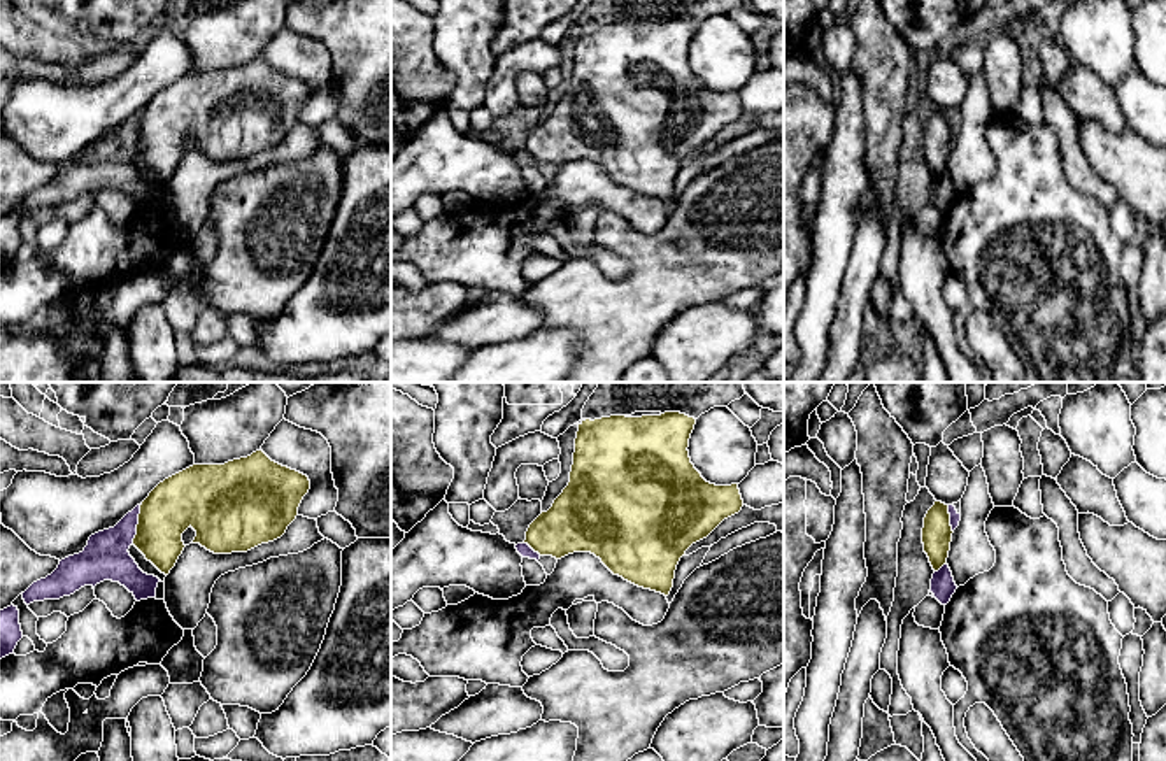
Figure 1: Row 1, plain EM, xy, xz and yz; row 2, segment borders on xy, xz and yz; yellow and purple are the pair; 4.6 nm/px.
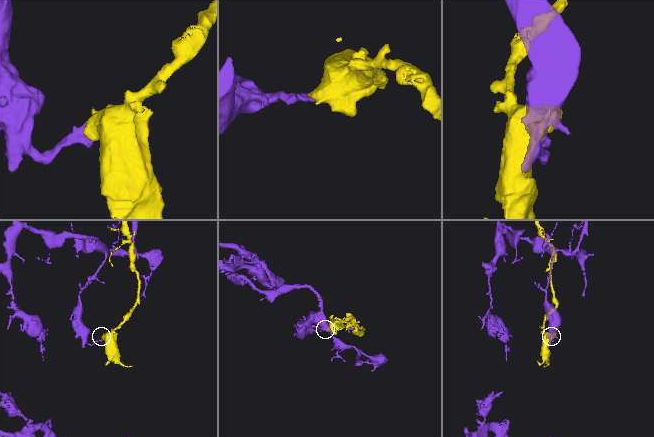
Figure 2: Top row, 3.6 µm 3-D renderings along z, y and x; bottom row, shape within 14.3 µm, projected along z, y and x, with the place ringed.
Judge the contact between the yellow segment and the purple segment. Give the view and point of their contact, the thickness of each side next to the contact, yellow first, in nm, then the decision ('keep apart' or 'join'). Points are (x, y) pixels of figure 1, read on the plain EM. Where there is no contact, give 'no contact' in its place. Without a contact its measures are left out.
contact xy (137, 132); calibres 240 and 200 nm; keep apart

